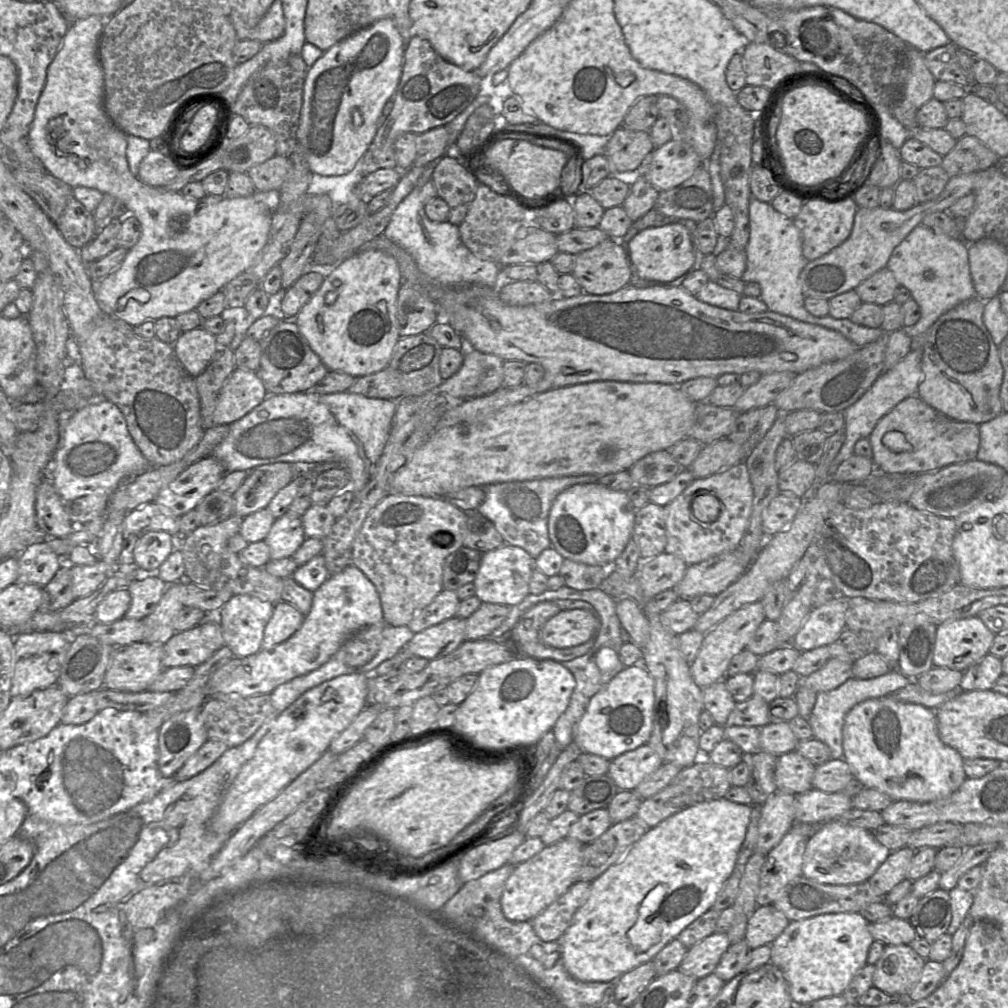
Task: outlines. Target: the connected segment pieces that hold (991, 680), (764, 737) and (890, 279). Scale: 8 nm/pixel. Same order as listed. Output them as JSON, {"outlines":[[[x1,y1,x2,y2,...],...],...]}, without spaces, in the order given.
{"outlines":[[[988,653,963,673,959,689,962,692,991,690,1002,674,1002,659]],[[788,722,770,723,760,730,760,751,780,756,795,751,798,740]],[[885,267,860,283,856,292,862,303,868,302,884,306,894,301,899,286,893,273]]]}

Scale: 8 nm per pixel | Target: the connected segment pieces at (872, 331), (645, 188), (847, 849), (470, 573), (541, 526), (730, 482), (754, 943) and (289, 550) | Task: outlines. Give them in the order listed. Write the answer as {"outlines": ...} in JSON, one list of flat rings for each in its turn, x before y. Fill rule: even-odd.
{"outlines":[[[752,195,749,223,750,237,745,248,747,264,741,279,745,283,756,282,760,285,759,298,765,302,768,311,837,331,858,347,874,342,884,334,881,327,869,328,855,324,849,318,835,319,830,315,817,317,808,312,804,306,805,297,801,288,800,274,809,261,803,255,801,234,793,219,779,213,771,203,762,202]],[[637,172,632,178,633,184,621,206,634,222,655,208,660,192,645,179,641,172]],[[838,820,820,825,810,838,803,856,802,875,821,884,848,885,868,881,891,851,879,843,871,831]],[[461,547,451,553,444,562,442,587,456,591,476,579,483,553,469,547]],[[584,474,489,484,484,487,485,498,477,511,494,523,505,543,523,548,535,559,551,546,548,517,555,498,572,485,596,483,599,476,602,475]],[[745,462,724,469,705,478,695,479,666,508,666,553,681,558,688,565,703,562,716,555,736,551,748,528,753,511,754,490],[710,493,721,504,721,512,712,523,700,522,692,512,692,503,698,495]],[[772,904,757,906,748,921,744,940,750,950,770,945,789,925,790,921]],[[287,511,274,521,264,541,269,547,270,559,279,560,292,557,305,538,302,517]]]}

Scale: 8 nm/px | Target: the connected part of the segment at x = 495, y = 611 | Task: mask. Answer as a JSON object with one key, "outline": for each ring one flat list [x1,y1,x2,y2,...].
{"outline":[[482,602,466,620,465,640,486,638,507,618,512,606]]}

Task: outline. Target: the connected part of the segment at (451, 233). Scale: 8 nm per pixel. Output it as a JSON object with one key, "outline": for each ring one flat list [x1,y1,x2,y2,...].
{"outline":[[435,163,424,166,424,172,417,185,398,205,383,235,406,250,415,260,419,269,443,287,458,287,481,284,498,289,501,283,501,266,494,261,476,257,462,242,459,227,448,221,431,221,420,200,423,185,432,179]]}

